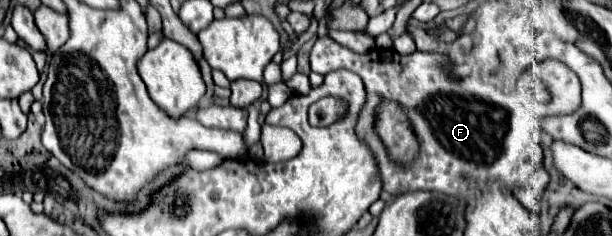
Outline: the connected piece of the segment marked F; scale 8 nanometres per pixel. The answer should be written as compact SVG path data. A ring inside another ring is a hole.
M328 36L318 38L310 54L312 72L328 74L344 68L362 78L368 98L358 114L356 136L370 146L378 164L382 188L390 196L398 196L408 190L438 190L450 196L472 198L476 194L476 186L468 184L468 178L476 178L480 182L490 178L502 180L508 190L514 190L516 186L536 186L536 194L542 194L550 178L542 168L542 148L538 140L540 120L550 114L568 114L580 106L580 78L576 78L568 66L562 66L562 62L546 58L528 68L528 88L518 88L518 94L504 94L490 84L474 80L458 82L442 70L444 62L450 60L430 52L400 56L396 50L374 48L366 54L358 54ZM536 78L540 78L550 92L550 100L546 104L534 100L532 84ZM382 96L406 106L412 128L418 134L420 154L406 168L388 160L382 142L372 130L374 110Z

